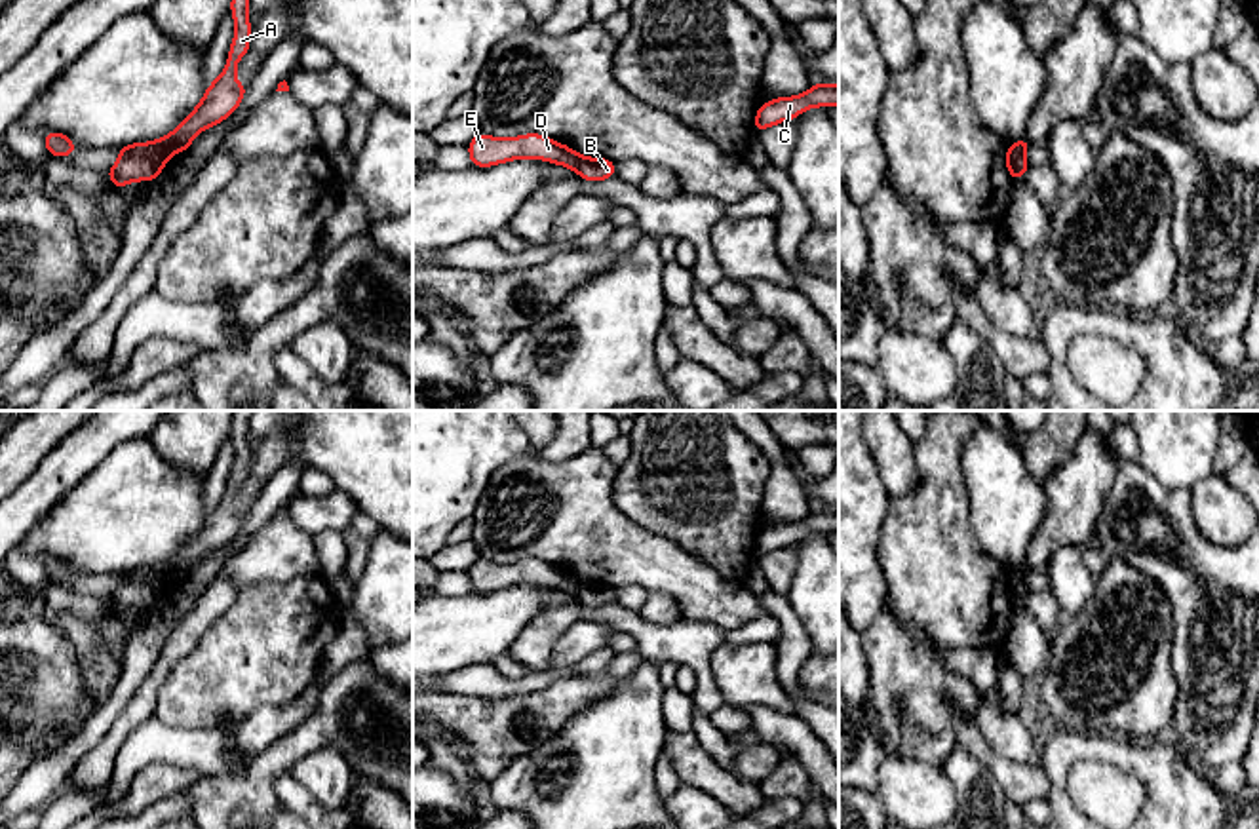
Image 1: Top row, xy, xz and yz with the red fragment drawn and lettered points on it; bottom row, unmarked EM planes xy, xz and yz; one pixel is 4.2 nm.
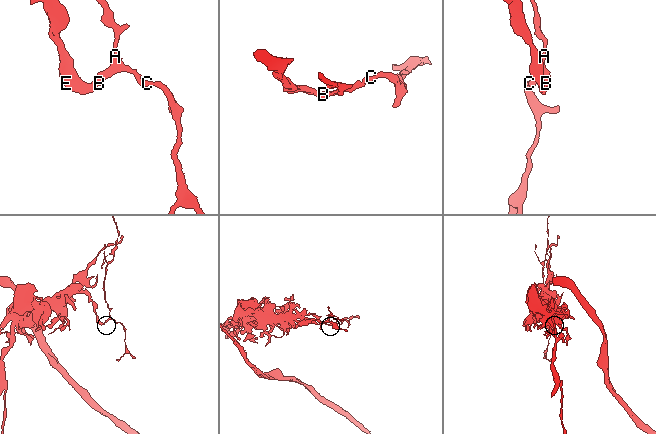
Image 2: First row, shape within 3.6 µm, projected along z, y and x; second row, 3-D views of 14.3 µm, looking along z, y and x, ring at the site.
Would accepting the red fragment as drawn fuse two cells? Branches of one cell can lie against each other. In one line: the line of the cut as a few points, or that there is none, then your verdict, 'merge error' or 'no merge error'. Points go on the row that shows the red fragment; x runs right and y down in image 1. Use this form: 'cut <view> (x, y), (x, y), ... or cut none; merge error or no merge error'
cut xy (151, 143), (166, 156); merge error

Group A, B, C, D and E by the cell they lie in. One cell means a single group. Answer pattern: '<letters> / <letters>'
A B C / D E

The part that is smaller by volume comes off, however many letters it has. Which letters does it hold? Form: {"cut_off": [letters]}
{"cut_off": ["A", "B", "C"]}

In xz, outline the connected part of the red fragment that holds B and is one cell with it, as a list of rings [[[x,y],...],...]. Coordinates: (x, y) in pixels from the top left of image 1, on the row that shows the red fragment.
[[[582,158],[574,171],[584,181],[605,181],[616,177],[616,162],[605,158]]]

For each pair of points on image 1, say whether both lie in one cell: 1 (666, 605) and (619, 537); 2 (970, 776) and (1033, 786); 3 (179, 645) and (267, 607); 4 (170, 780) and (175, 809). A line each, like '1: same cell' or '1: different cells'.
1: different cells
2: different cells
3: different cells
4: different cells

